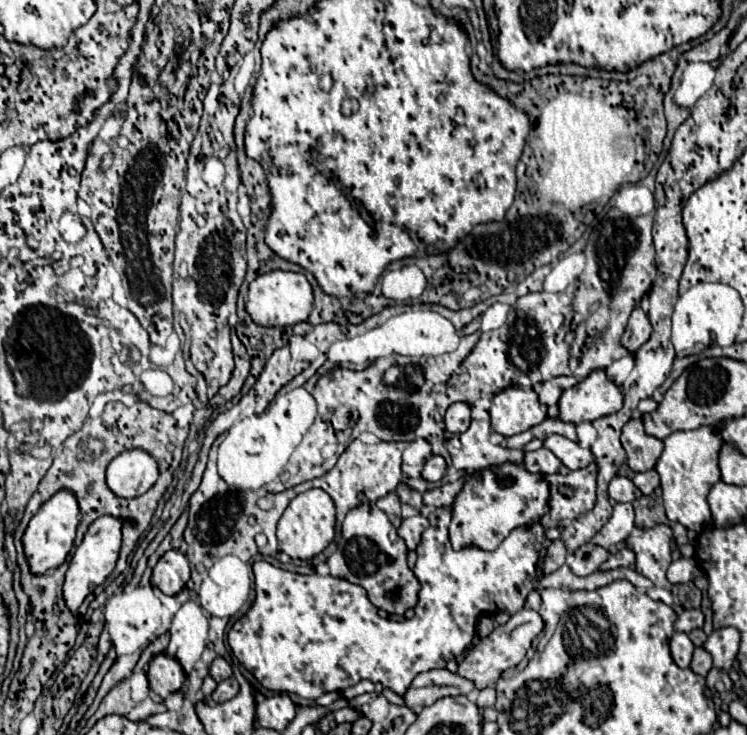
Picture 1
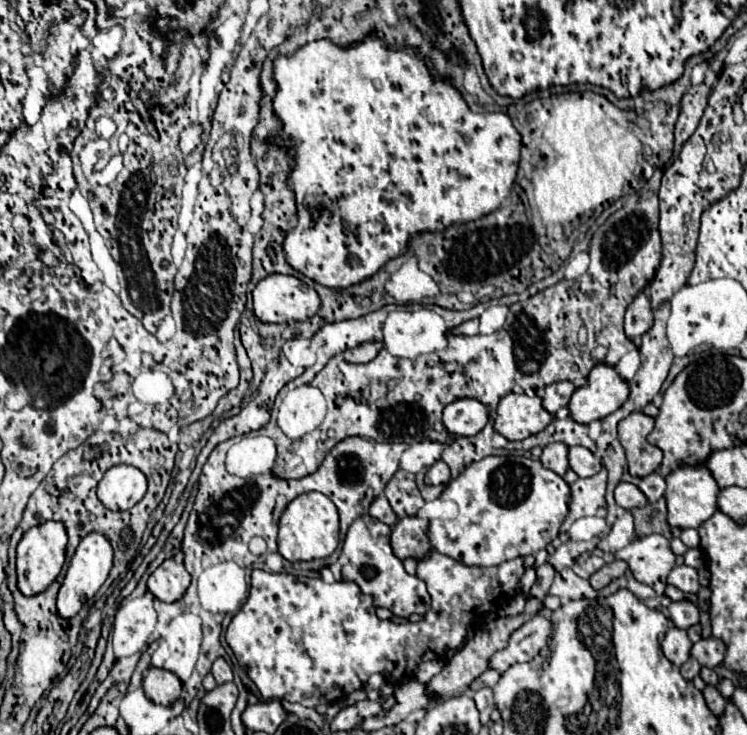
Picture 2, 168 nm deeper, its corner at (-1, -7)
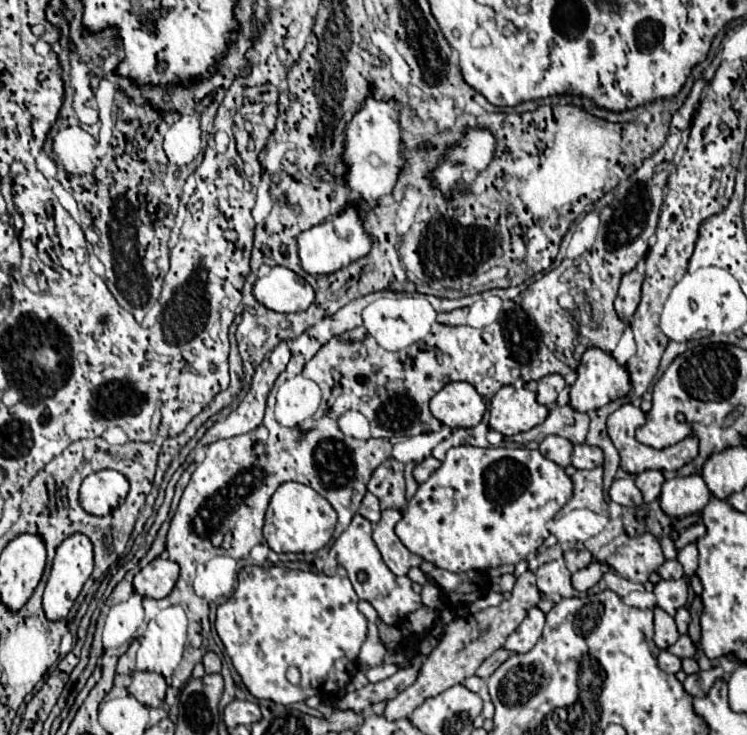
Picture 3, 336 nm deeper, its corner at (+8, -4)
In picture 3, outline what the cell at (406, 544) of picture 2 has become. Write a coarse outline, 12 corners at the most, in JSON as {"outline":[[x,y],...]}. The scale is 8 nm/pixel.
{"outline":[[383,510],[373,540],[397,576],[423,562],[395,534],[399,510]]}

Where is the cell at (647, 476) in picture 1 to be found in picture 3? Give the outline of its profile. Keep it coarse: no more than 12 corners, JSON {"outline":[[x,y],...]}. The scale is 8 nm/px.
{"outline":[[645,470],[635,476],[645,502],[659,498],[663,474]]}

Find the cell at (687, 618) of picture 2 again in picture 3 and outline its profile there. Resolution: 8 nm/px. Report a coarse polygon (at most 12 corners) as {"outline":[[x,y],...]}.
{"outline":[[687,578],[655,584],[659,608],[669,616],[687,604]]}

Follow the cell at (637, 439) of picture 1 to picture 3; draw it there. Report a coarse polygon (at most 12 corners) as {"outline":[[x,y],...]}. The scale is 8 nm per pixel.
{"outline":[[623,404],[607,432],[629,474],[679,470],[697,456],[695,434],[655,450],[635,440],[645,414]]}

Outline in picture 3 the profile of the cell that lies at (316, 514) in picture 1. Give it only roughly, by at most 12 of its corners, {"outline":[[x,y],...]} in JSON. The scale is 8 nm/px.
{"outline":[[285,482],[263,536],[277,554],[317,552],[337,514],[305,484]]}

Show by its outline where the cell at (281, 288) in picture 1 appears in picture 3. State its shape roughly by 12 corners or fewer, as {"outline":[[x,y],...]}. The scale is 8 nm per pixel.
{"outline":[[283,266],[257,278],[253,296],[281,314],[307,310],[313,288]]}

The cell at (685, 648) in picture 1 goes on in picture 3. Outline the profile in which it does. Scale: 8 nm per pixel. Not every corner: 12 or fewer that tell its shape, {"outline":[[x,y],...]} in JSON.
{"outline":[[655,608],[655,638],[667,650],[679,638],[675,620]]}

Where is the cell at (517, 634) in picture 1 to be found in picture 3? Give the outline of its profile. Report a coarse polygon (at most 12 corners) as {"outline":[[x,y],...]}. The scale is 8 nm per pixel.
{"outline":[[531,608],[503,648],[529,652],[541,638],[545,614]]}

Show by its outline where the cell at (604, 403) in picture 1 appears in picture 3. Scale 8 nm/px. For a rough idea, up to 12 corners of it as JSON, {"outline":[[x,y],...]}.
{"outline":[[589,348],[571,386],[571,408],[597,410],[631,390],[611,354]]}

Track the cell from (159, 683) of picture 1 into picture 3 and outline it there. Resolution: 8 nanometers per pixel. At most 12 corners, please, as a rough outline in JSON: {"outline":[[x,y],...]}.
{"outline":[[135,672],[129,694],[161,706],[167,682],[157,672]]}

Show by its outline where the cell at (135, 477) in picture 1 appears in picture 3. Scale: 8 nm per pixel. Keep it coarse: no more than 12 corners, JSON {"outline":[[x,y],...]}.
{"outline":[[117,470],[87,476],[81,506],[107,516],[129,494],[129,480]]}

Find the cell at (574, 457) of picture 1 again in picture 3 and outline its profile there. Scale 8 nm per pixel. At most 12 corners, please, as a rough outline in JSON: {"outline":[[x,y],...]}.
{"outline":[[575,444],[571,464],[577,470],[601,466],[603,452]]}

